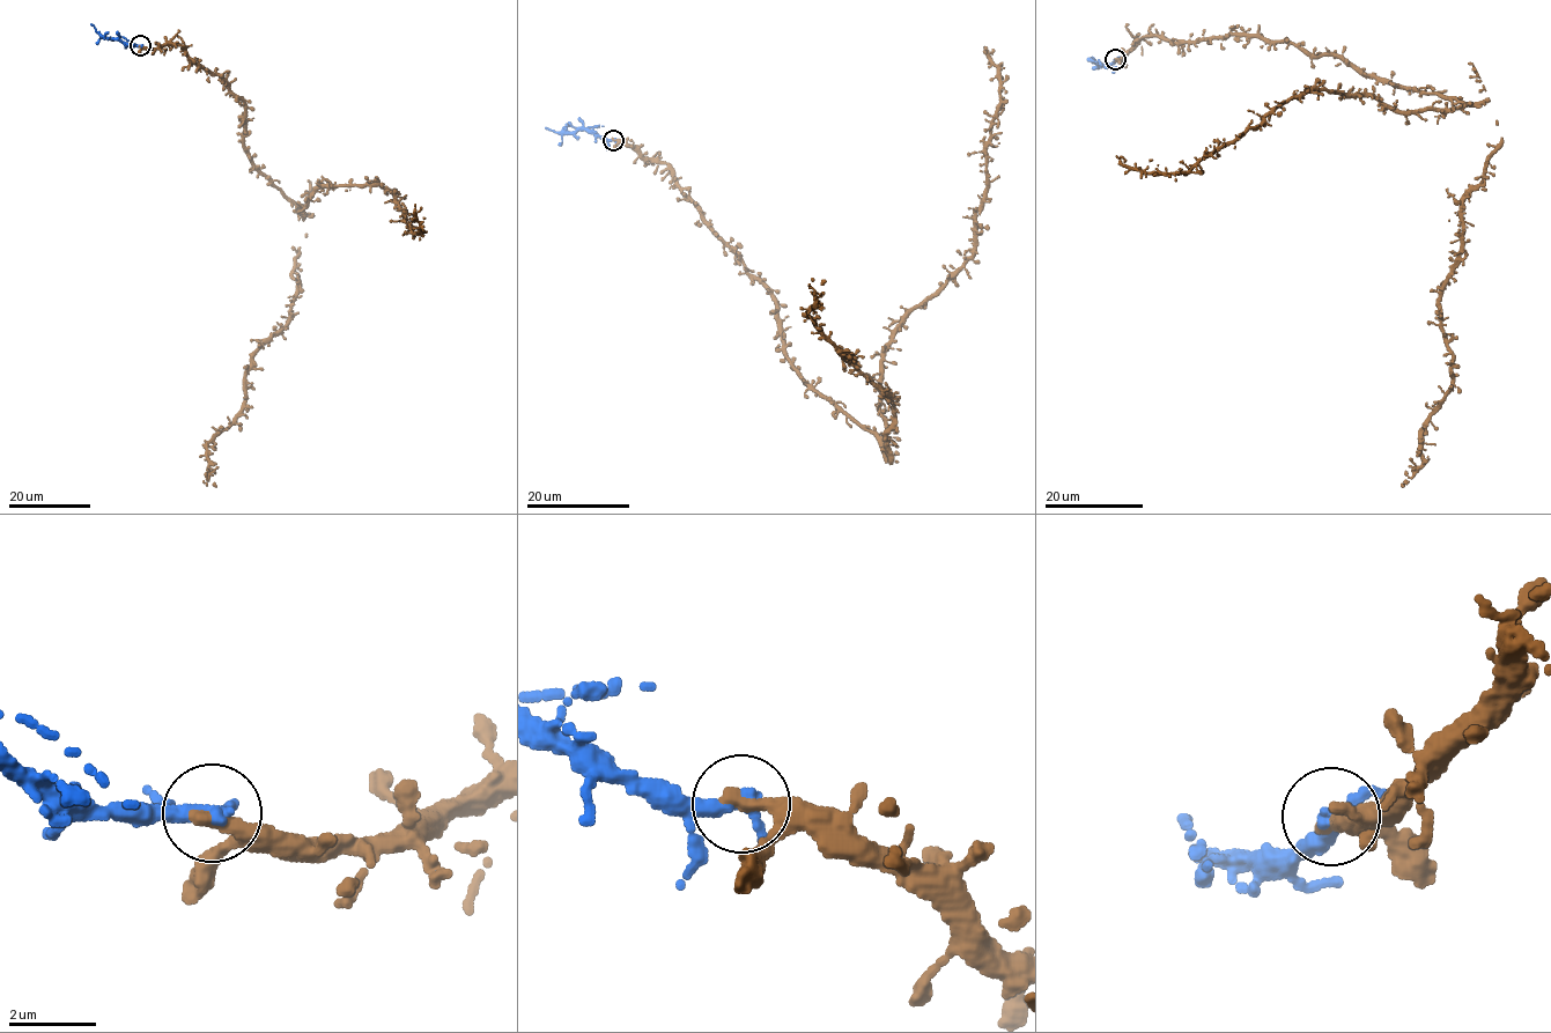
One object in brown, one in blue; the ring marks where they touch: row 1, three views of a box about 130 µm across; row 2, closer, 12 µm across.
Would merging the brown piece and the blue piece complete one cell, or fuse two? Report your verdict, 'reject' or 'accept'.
accept

